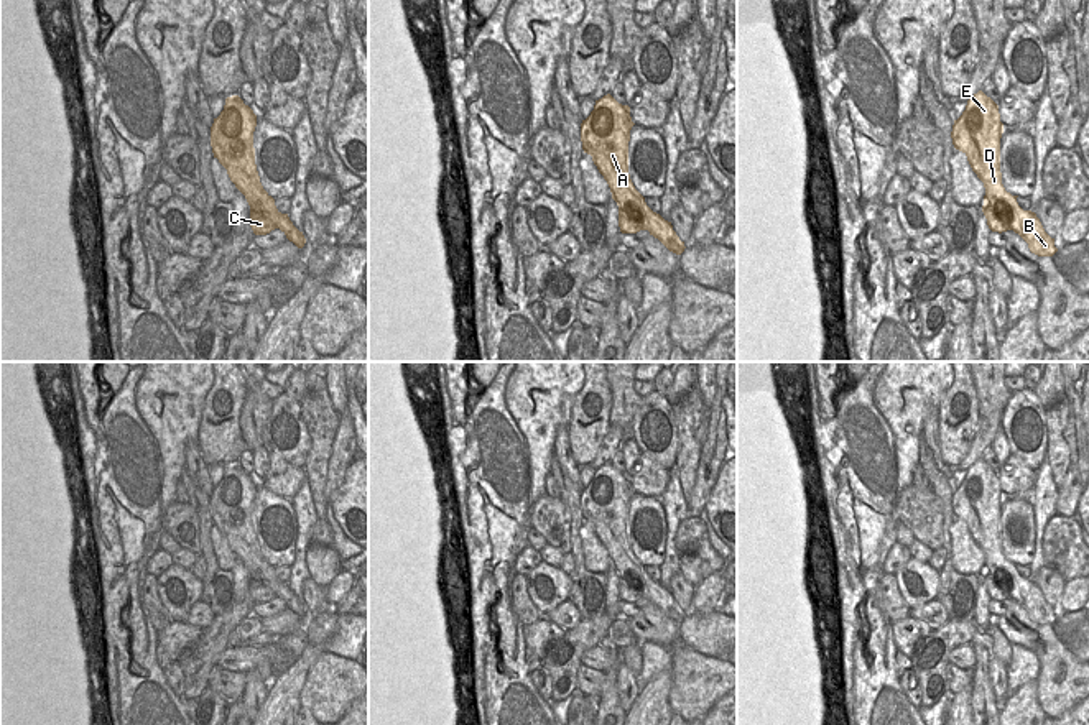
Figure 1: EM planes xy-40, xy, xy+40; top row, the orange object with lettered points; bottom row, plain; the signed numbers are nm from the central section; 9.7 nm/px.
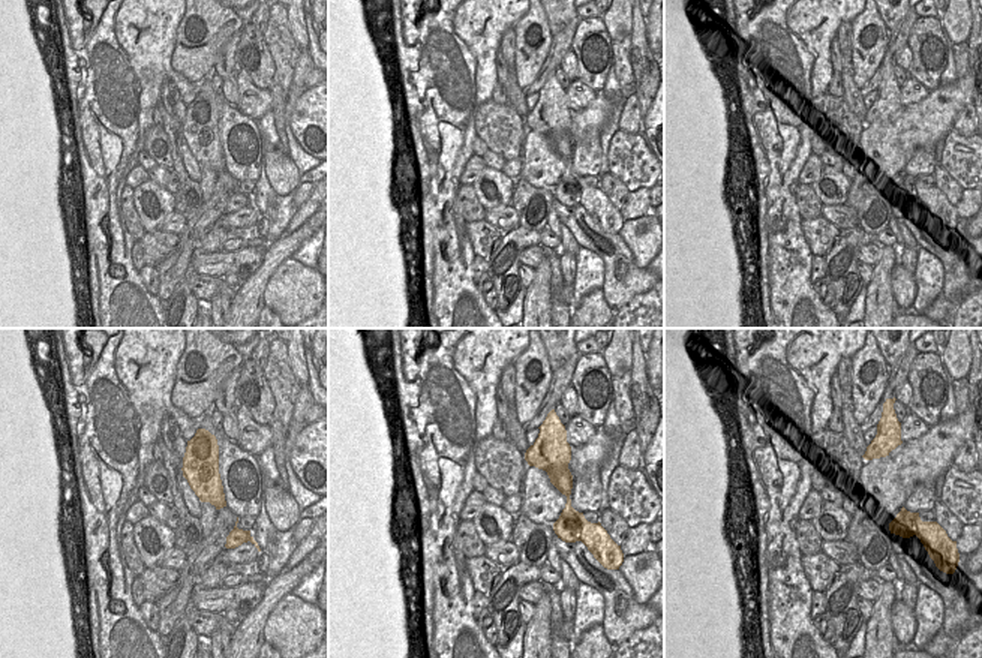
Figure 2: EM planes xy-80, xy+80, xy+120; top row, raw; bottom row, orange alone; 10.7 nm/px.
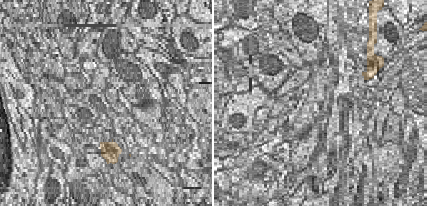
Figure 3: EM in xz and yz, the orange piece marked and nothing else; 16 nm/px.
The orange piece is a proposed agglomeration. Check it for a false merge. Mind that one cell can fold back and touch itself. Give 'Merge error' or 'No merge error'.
Merge error

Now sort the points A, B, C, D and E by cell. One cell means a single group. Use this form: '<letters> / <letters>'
A B D E / C

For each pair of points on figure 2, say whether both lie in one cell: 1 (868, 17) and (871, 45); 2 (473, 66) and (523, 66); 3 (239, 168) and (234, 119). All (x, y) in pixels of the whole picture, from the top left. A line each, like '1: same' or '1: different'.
1: same
2: different
3: same

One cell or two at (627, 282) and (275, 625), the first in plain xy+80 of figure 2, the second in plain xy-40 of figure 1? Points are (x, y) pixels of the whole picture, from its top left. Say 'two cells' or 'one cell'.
one cell

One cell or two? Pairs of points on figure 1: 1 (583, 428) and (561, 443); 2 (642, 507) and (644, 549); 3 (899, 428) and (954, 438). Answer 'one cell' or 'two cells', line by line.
1: two cells
2: one cell
3: two cells

